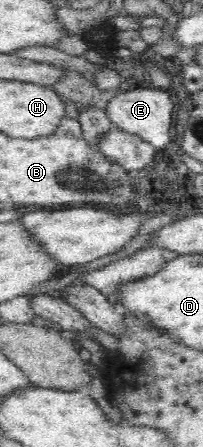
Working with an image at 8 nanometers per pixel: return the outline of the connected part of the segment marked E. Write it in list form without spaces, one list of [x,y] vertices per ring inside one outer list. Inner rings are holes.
[[[132,86],[124,92],[117,93],[113,100],[109,101],[106,114],[124,132],[141,138],[157,150],[165,150],[169,144],[173,144],[169,132],[171,132],[171,124],[173,124],[175,105],[167,90],[152,87],[142,89]]]

